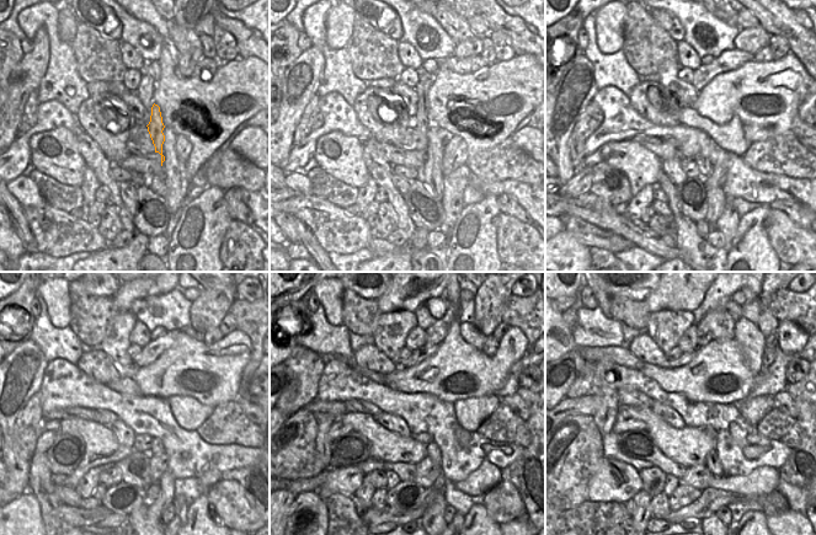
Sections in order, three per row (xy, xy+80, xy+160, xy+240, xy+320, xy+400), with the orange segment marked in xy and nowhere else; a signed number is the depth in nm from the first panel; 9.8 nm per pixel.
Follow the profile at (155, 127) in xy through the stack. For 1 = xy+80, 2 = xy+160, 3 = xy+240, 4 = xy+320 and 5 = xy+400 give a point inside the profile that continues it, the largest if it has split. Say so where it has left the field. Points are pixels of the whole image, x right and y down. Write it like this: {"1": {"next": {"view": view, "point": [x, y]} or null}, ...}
{"1": {"next": {"view": "xy+80", "point": [430, 172]}}, "2": {"next": {"view": "xy+160", "point": [716, 199]}}, "3": {"next": {"view": "xy+240", "point": [166, 482]}}, "4": {"next": {"view": "xy+320", "point": [432, 520]}}, "5": {"next": {"view": "xy+400", "point": [713, 522]}}}

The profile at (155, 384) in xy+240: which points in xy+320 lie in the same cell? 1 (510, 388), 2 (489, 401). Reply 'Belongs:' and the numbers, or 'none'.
Belongs: none

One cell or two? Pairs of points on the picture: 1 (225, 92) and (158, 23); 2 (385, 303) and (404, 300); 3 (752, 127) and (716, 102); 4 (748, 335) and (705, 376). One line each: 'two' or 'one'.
1: one
2: one
3: one
4: two

